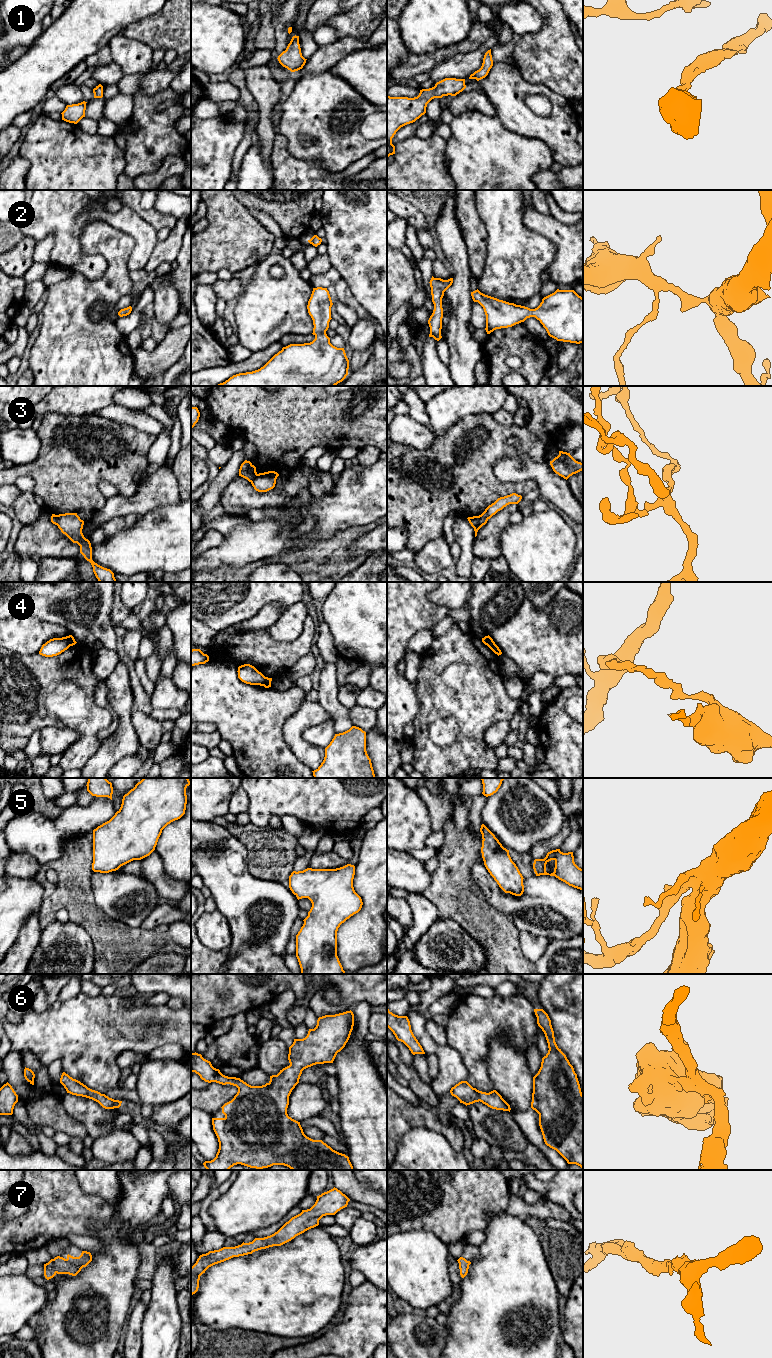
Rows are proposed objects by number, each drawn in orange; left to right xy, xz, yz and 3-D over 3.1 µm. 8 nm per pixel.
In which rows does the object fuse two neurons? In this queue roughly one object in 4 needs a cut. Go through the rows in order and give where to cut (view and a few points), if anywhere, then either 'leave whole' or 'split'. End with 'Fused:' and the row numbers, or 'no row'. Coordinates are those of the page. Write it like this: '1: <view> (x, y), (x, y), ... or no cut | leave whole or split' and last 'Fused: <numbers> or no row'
1: no cut | leave whole
2: no cut | leave whole
3: yz (479, 516), (479, 522), (474, 528) | split
4: xz (266, 677), (263, 685) | split
5: no cut | leave whole
6: no cut | leave whole
7: no cut | leave whole
Fused: 3, 4

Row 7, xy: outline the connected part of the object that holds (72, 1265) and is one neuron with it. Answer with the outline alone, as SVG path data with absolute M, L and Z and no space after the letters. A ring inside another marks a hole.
M82 1251L79 1257L67 1255L67 1258L60 1256L51 1259L44 1264L44 1276L47 1280L53 1278L56 1274L69 1274L76 1276L83 1267L86 1267L92 1261L90 1252Z

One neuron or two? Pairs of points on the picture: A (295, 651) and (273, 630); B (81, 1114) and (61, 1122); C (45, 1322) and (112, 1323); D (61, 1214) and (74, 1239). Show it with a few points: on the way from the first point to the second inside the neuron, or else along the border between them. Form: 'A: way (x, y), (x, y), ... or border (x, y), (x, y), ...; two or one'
A: border (303, 627), (291, 641), (274, 640), (266, 629); two
B: border (60, 1100), (63, 1108), (83, 1125), (87, 1134); two
C: way (62, 1326), (95, 1327); one
D: border (90, 1235), (67, 1234), (64, 1237); two

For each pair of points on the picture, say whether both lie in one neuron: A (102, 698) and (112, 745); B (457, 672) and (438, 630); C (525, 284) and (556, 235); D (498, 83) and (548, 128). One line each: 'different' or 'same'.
A: different
B: different
C: different
D: same

